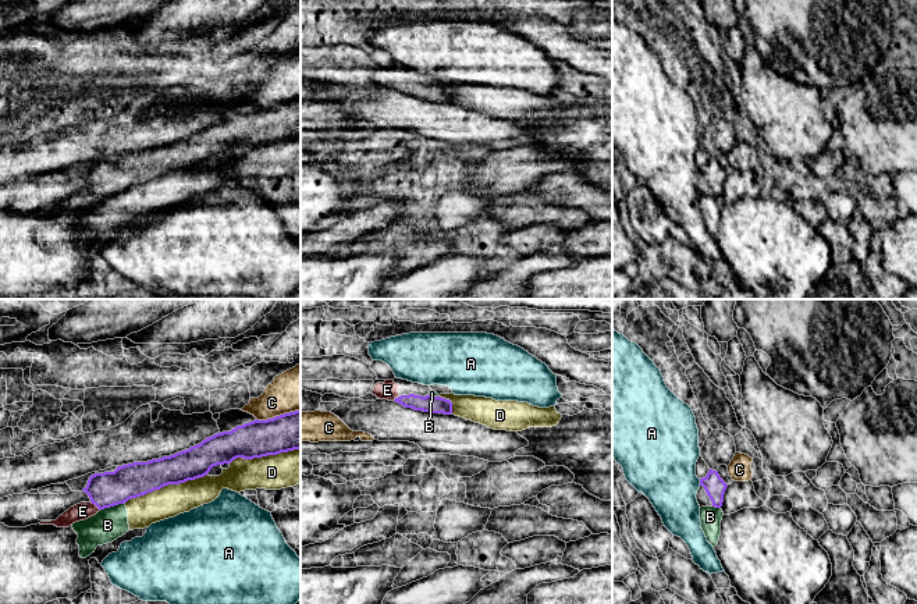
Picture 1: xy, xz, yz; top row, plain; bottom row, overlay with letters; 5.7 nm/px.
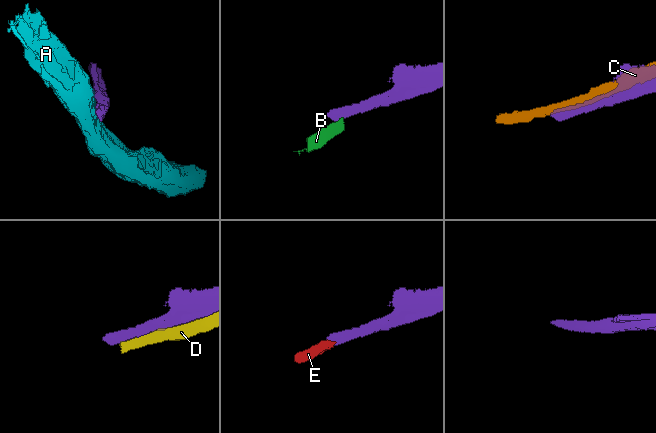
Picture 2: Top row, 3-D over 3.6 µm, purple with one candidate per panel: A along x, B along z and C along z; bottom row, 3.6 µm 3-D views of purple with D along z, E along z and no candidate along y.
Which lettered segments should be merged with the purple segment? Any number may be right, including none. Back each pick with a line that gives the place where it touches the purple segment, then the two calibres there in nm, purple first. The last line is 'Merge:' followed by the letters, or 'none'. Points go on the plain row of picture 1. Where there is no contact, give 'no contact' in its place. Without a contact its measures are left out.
E: meets purple in xy at (95, 192); 200 nm thick on the purple side, 100 nm on the other
Merge: E

